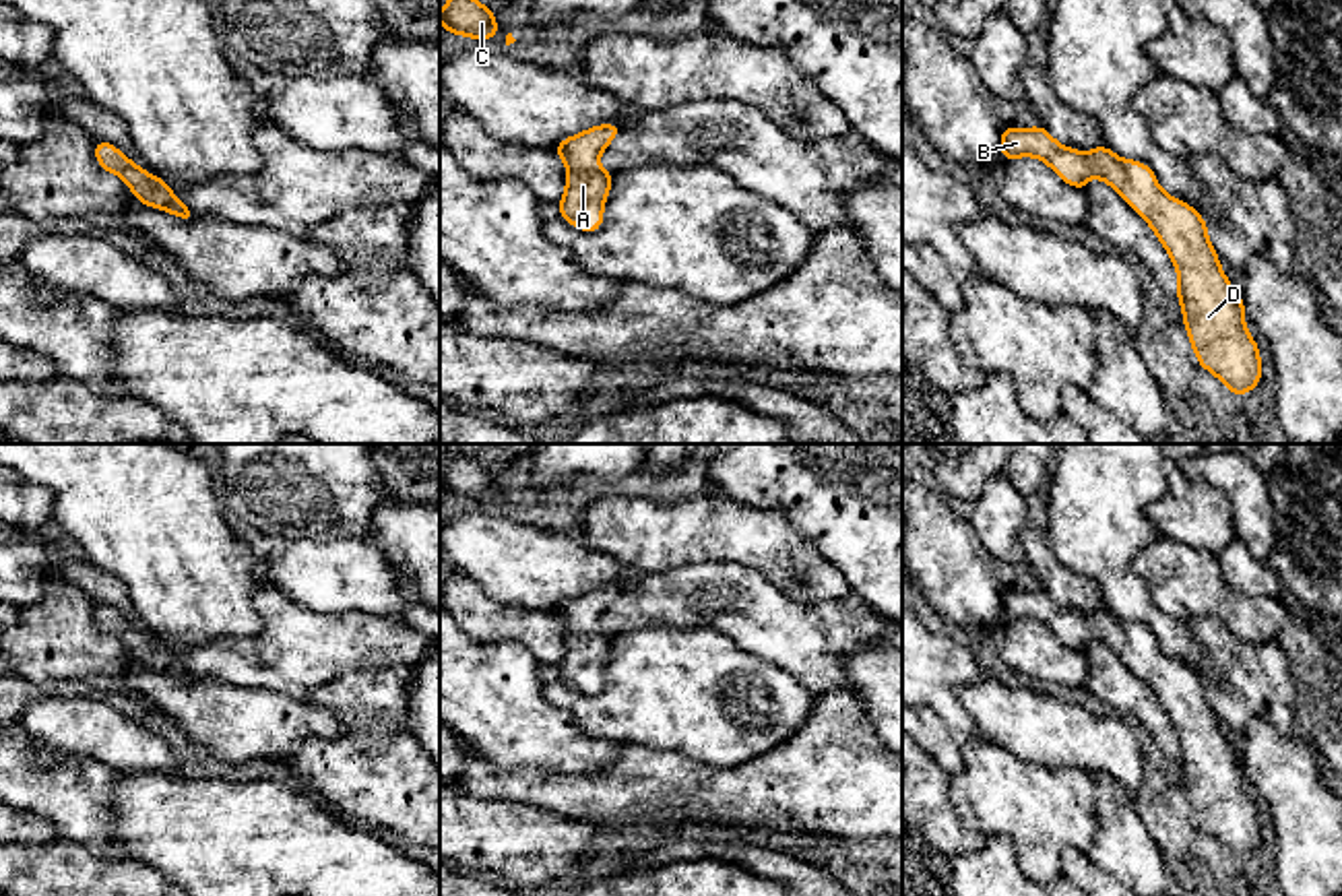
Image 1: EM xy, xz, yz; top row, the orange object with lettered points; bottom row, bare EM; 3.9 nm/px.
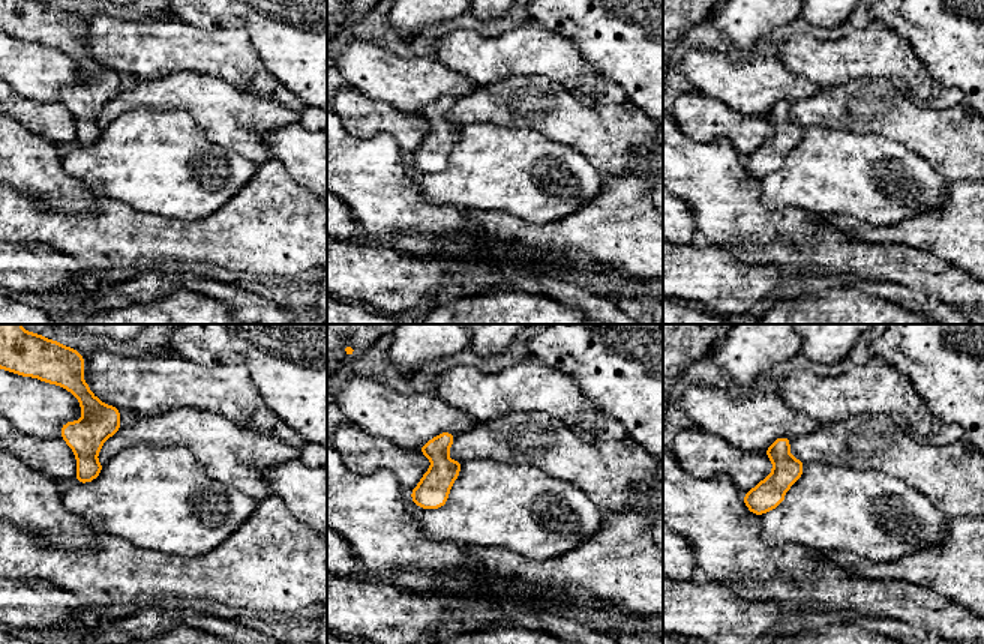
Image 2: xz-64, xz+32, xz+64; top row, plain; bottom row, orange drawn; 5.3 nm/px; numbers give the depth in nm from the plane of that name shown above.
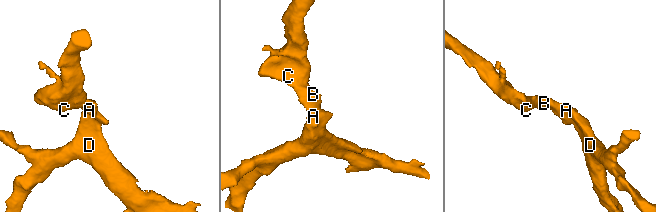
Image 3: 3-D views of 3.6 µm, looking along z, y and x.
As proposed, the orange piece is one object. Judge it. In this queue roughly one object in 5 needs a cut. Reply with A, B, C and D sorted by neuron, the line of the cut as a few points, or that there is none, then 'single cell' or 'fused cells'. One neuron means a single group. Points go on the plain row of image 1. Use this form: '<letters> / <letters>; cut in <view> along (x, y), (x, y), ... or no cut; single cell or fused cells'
A B C D; no cut; single cell

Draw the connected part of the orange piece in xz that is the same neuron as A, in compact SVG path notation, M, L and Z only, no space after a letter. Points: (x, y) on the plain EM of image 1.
M601 586L564 601L553 613L568 628L560 679L574 690L595 696L603 687L605 661L613 634L599 630L599 619L619 597L617 586Z

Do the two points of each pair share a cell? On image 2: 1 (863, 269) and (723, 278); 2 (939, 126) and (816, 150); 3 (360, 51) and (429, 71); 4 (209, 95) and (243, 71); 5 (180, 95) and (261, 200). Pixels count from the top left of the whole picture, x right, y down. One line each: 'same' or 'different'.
1: different
2: different
3: same
4: different
5: different

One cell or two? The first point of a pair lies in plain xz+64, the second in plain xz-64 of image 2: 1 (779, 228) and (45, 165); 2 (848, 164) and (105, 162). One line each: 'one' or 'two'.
1: one
2: one

